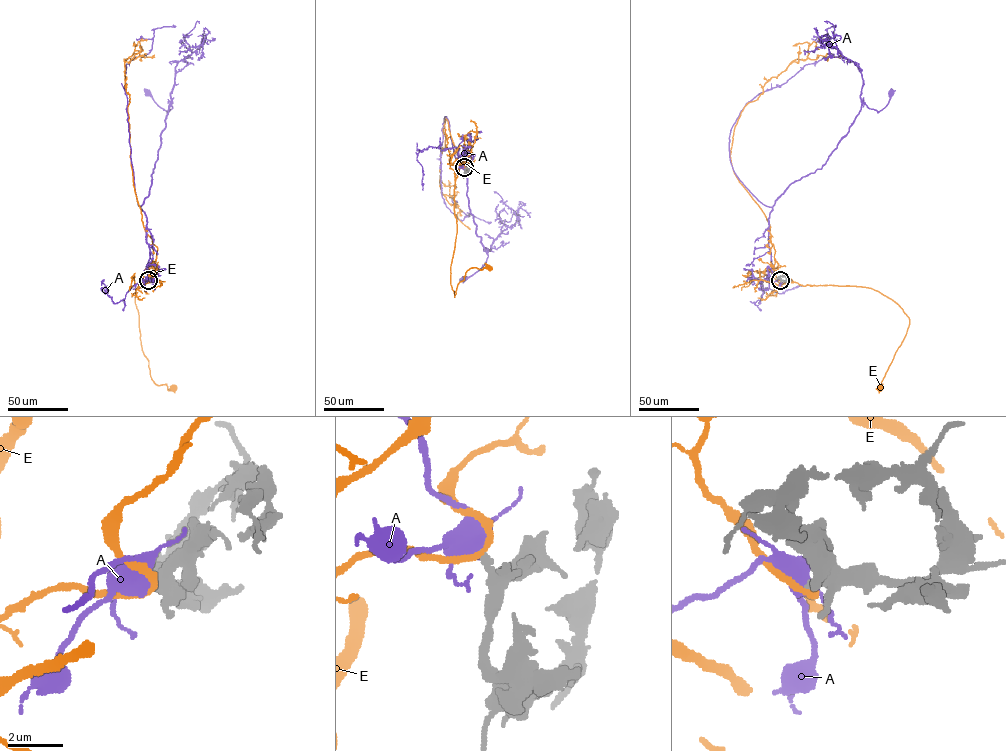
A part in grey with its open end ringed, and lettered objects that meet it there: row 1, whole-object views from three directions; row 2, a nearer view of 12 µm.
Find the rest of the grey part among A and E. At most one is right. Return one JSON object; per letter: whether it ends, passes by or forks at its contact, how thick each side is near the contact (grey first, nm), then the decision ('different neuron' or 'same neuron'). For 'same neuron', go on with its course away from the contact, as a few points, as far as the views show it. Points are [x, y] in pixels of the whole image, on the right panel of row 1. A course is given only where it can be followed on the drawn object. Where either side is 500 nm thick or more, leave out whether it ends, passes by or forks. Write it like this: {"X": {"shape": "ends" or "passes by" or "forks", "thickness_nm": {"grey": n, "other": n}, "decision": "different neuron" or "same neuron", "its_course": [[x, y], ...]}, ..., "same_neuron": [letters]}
{"A": {"thickness_nm": {"grey": 260, "other": 550}, "decision": "different neuron"}, "E": {"shape": "passes by", "thickness_nm": {"grey": 220, "other": 220}, "decision": "different neuron"}, "same_neuron": []}

